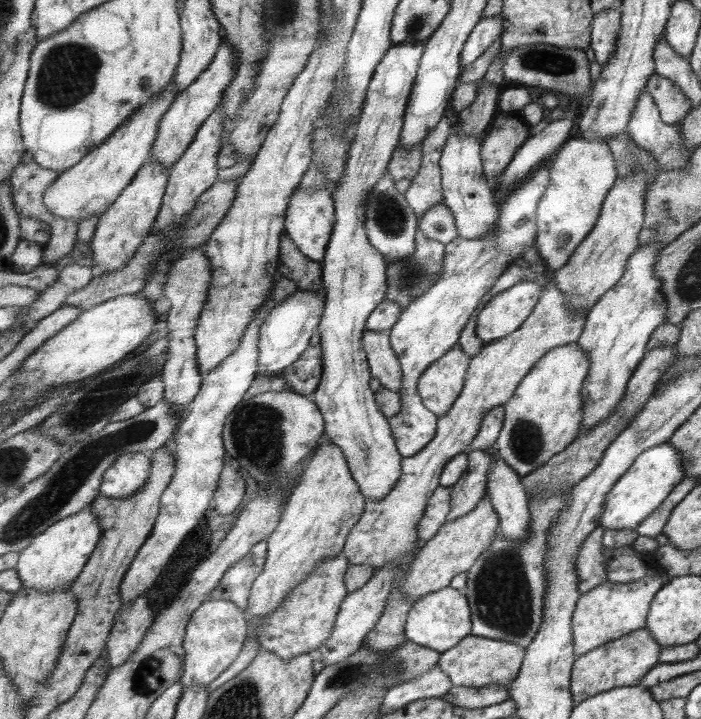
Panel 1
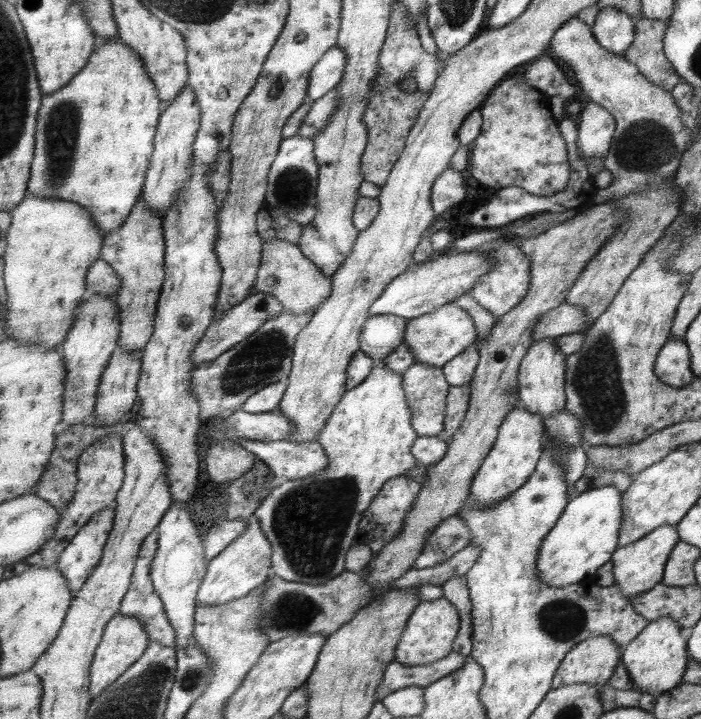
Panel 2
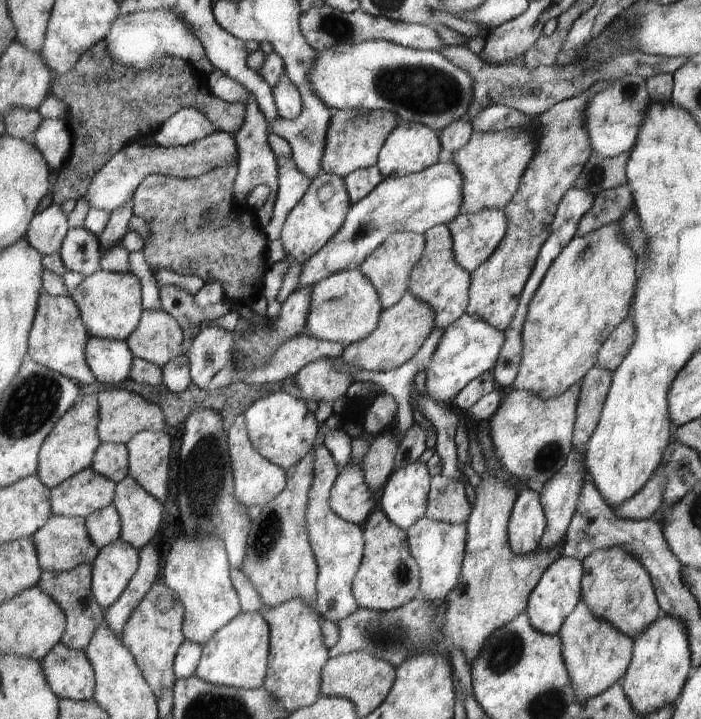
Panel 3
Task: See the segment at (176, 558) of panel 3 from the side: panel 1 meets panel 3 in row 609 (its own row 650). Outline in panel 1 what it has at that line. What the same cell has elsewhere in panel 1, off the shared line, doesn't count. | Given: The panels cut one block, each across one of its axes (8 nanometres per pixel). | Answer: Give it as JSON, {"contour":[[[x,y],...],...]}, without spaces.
{"contour":[[[231,600],[205,601],[189,621],[185,635],[185,673],[182,685],[209,686],[237,660],[249,637],[248,618]]]}

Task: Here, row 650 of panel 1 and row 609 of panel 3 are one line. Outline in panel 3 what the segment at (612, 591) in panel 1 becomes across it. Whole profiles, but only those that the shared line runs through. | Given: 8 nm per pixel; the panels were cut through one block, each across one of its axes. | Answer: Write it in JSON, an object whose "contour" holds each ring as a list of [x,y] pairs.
{"contour":[[[581,601],[560,630],[563,656],[568,666],[576,699],[585,703],[621,682],[632,663],[634,640],[603,619],[597,619],[592,610]]]}

